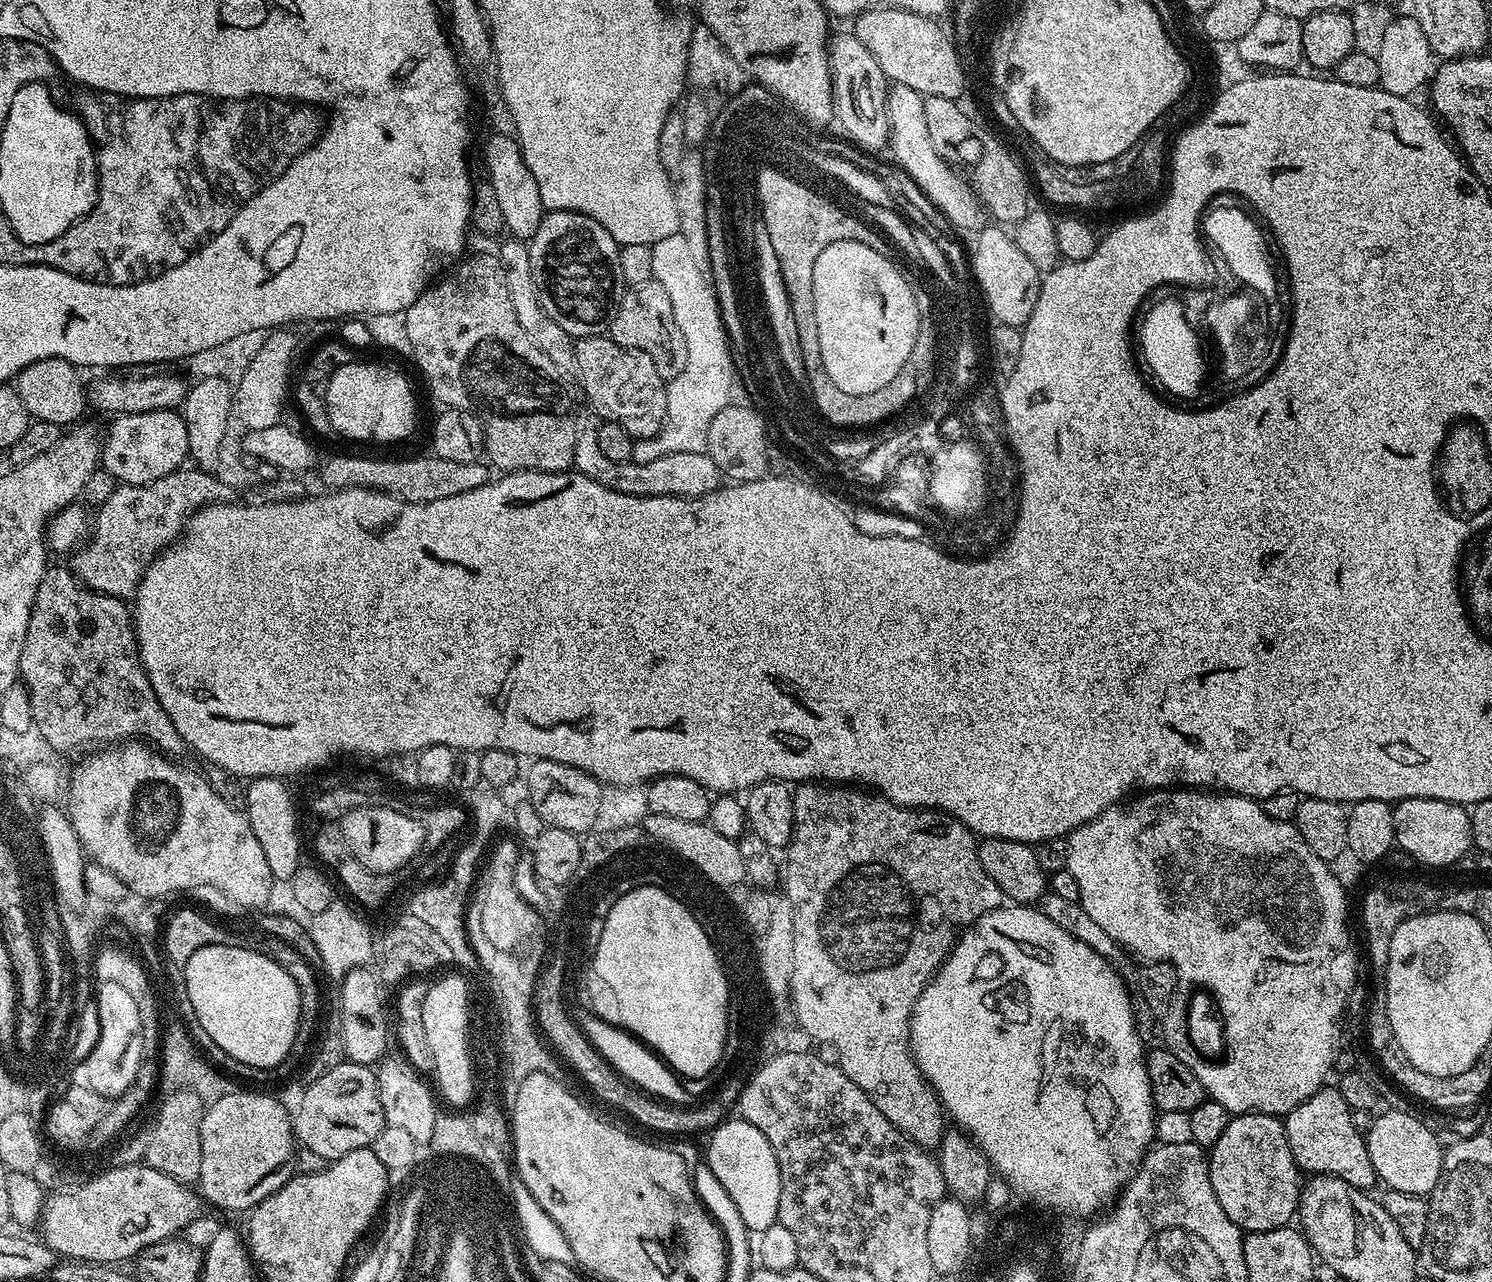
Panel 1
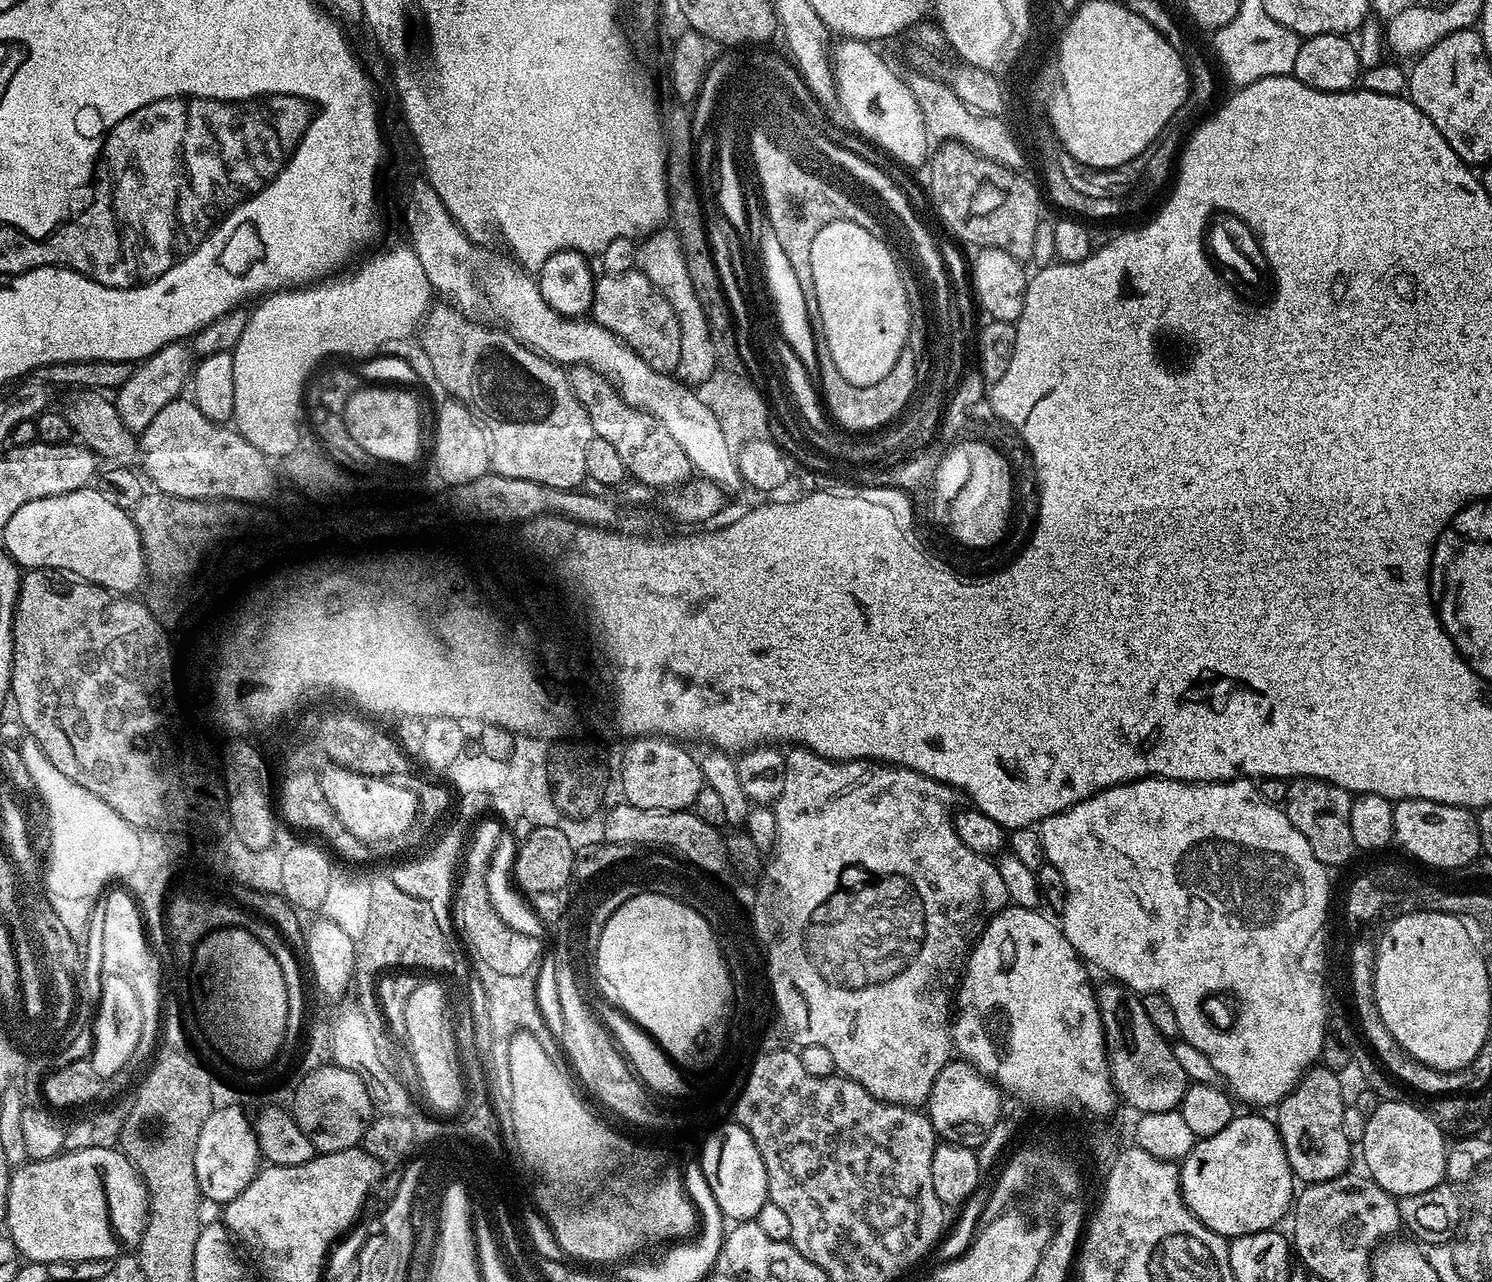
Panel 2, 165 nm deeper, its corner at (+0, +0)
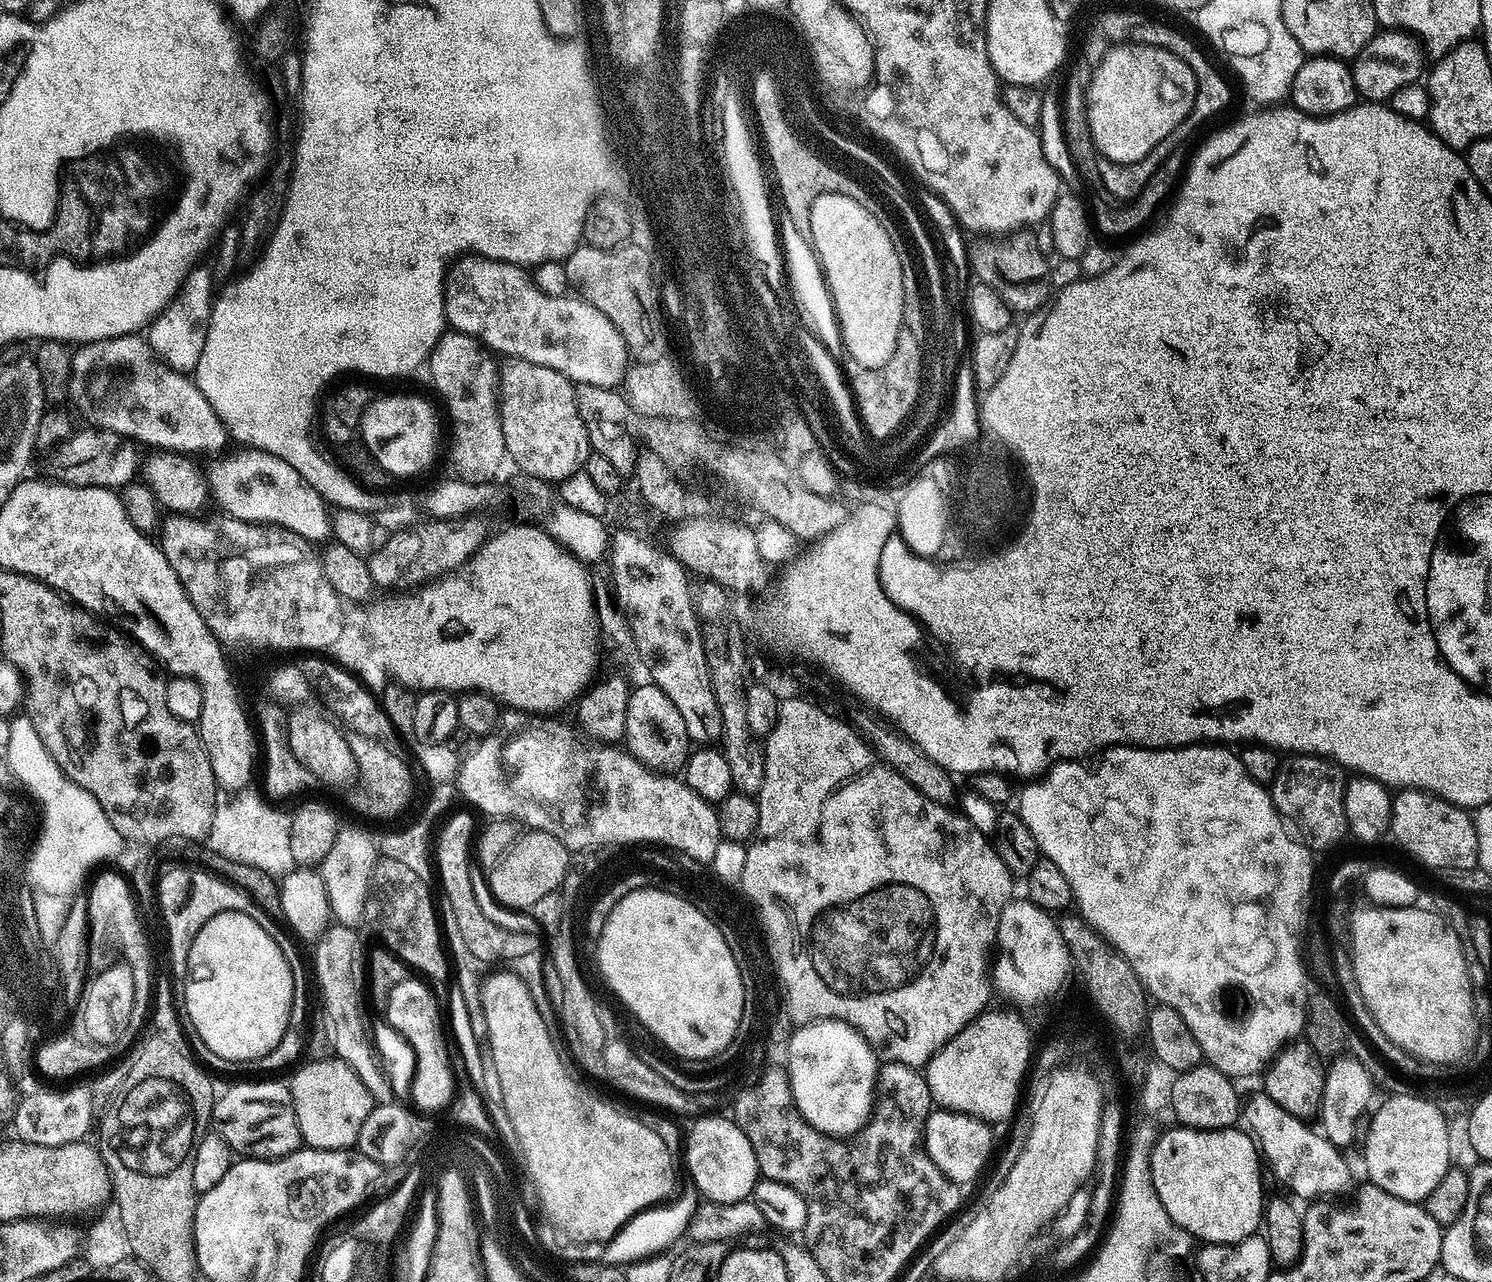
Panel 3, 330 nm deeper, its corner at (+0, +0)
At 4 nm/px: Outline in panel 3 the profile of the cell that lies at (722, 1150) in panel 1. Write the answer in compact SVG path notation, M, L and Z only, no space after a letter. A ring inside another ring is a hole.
M709 1114L701 1116L695 1121L692 1129L686 1132L686 1154L688 1152L688 1172L692 1175L691 1183L705 1201L714 1204L733 1204L739 1200L746 1200L751 1197L752 1191L756 1189L757 1180L761 1179L758 1170L758 1162L754 1158L754 1150L746 1134L742 1134L736 1121L727 1115Z

